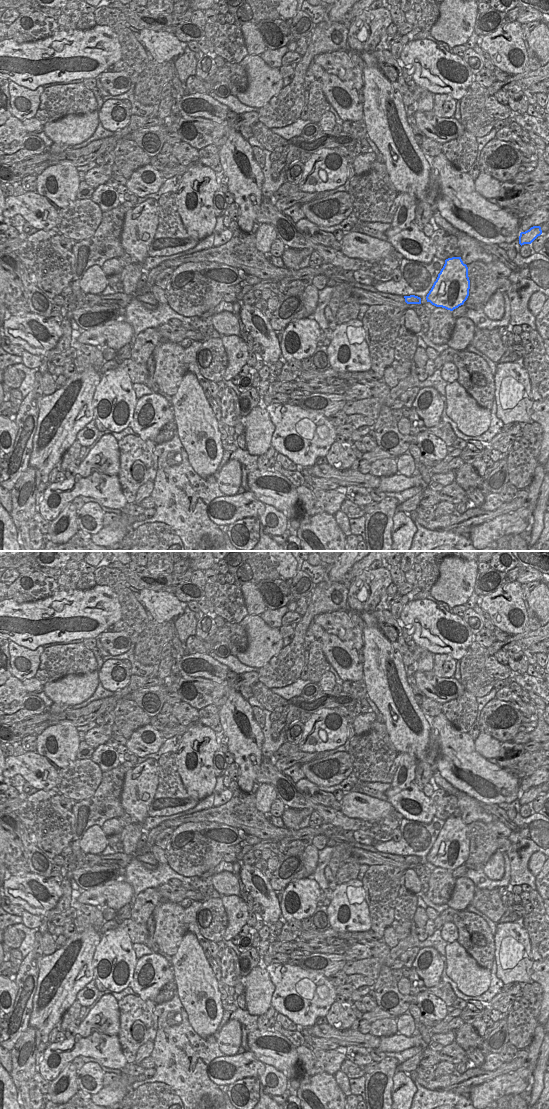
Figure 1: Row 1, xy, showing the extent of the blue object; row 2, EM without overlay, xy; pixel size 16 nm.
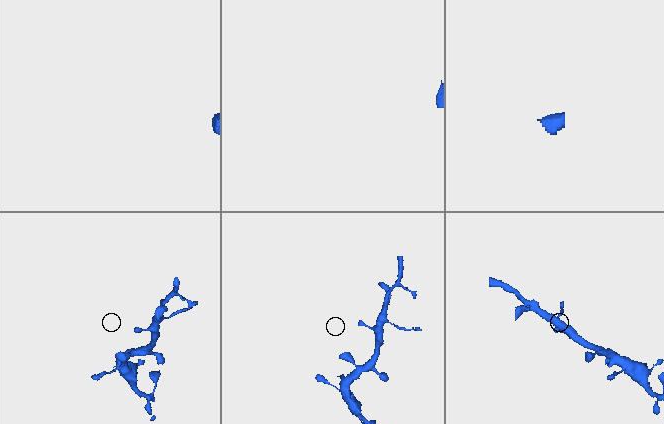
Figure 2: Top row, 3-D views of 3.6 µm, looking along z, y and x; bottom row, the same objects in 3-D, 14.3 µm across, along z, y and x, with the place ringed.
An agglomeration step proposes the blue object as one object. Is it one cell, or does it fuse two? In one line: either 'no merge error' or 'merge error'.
no merge error

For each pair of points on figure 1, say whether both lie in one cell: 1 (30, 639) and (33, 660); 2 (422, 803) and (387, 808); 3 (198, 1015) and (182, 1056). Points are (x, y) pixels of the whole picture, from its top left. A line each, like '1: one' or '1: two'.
1: two
2: two
3: two

